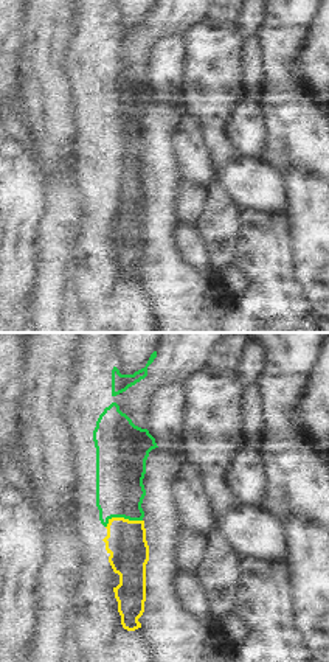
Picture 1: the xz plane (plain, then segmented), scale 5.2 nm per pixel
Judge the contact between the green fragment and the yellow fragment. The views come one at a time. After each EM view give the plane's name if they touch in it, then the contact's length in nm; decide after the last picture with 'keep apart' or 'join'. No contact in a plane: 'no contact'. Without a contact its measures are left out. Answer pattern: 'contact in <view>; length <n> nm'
contact in xz; length 200 nm

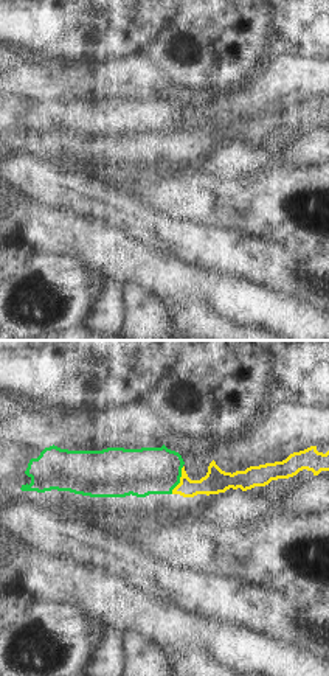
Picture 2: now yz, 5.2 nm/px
contact in yz; length 160 nm

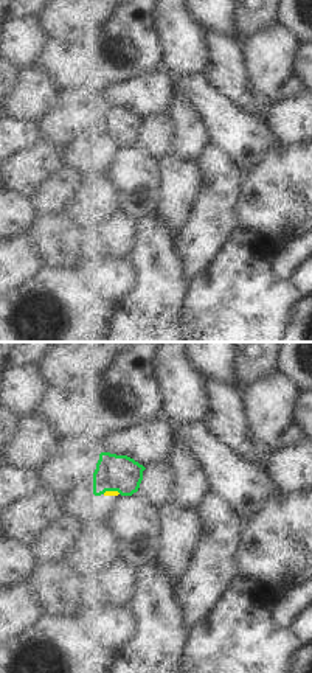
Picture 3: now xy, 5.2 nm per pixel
contact in xy; length 100 nm

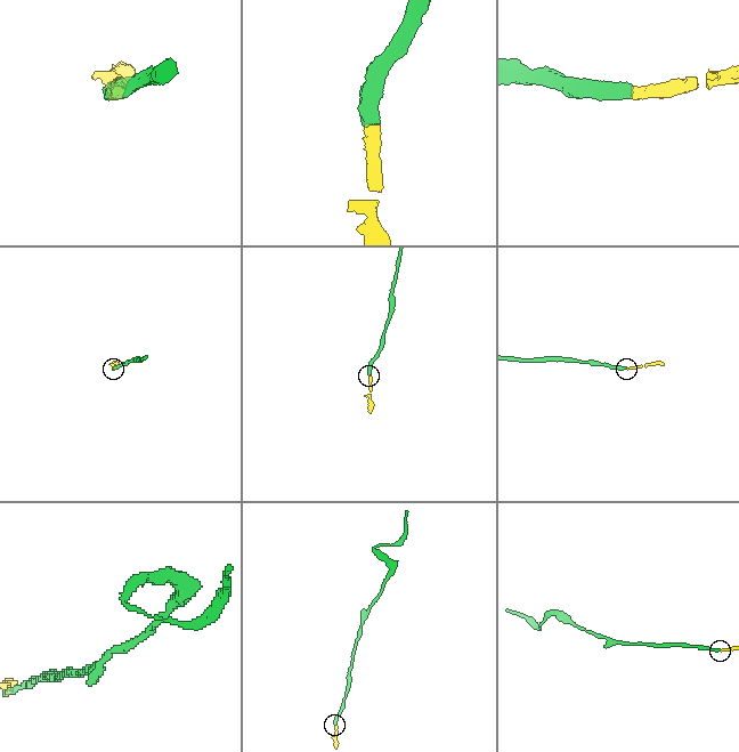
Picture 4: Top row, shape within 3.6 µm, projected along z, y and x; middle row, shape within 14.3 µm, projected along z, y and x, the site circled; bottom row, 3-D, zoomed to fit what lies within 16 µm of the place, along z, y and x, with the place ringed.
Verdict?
join

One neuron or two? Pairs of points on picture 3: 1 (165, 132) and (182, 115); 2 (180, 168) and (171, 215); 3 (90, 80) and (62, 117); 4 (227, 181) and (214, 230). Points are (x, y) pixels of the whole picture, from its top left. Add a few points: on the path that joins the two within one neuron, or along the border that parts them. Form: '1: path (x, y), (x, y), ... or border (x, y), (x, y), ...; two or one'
1: border (169, 112), (176, 125), (174, 153); two
2: path (180, 179), (177, 204); one
3: border (59, 90), (84, 90), (98, 98); two
4: path (222, 193), (216, 218); one

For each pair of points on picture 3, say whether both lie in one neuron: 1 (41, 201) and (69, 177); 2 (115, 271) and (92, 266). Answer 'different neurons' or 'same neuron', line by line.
1: same neuron
2: same neuron

